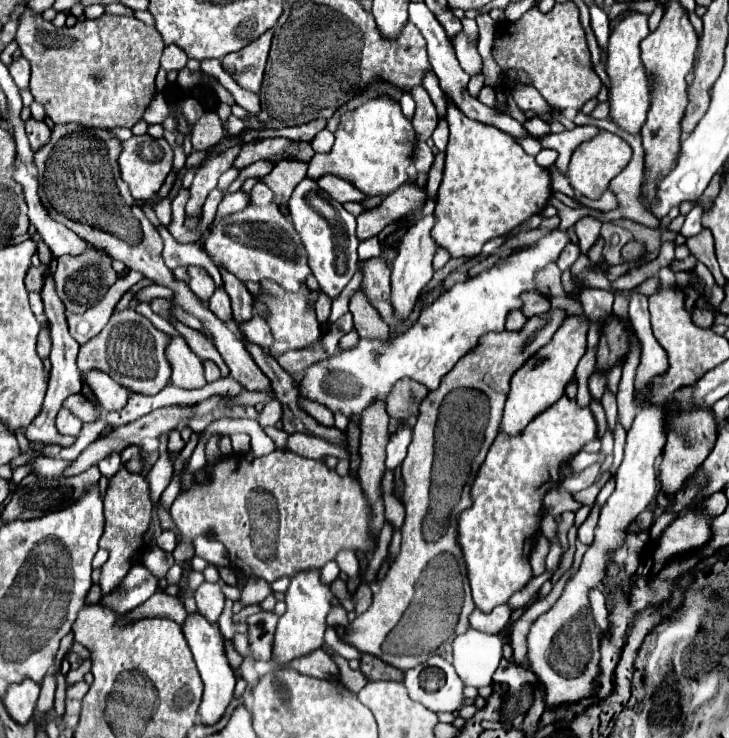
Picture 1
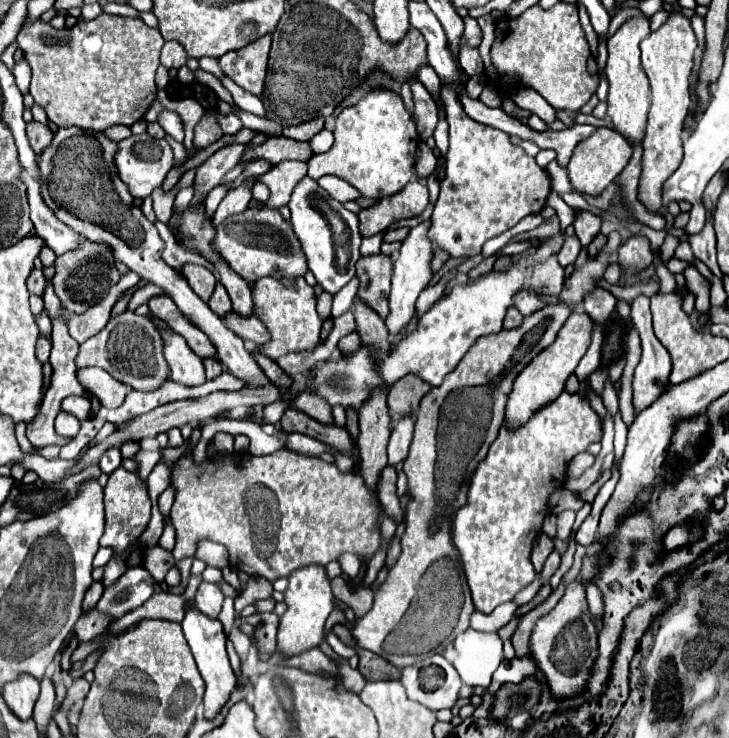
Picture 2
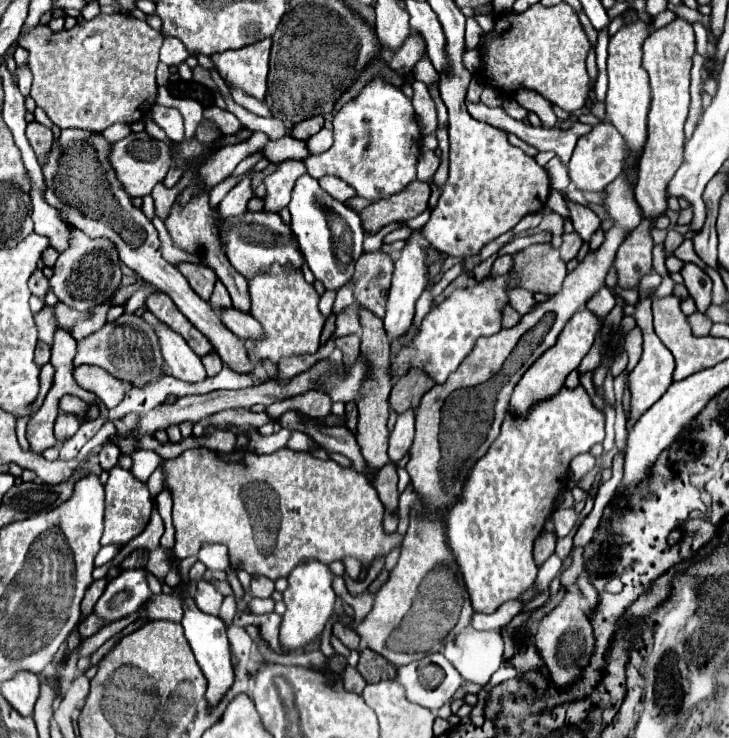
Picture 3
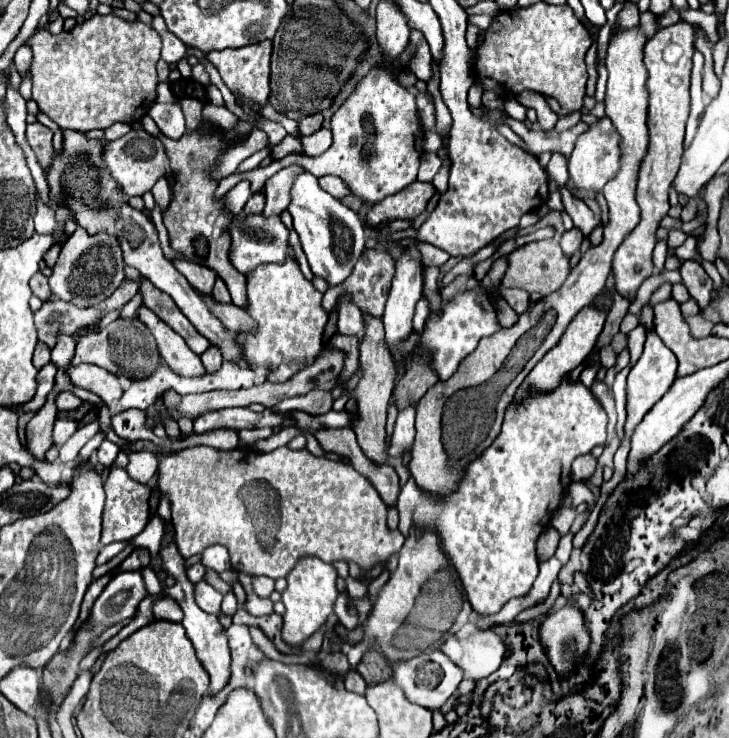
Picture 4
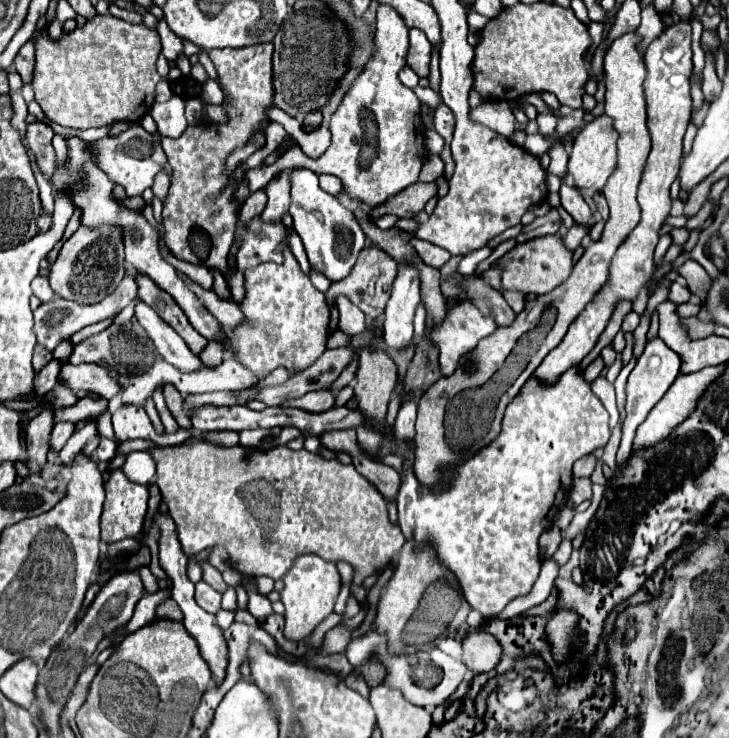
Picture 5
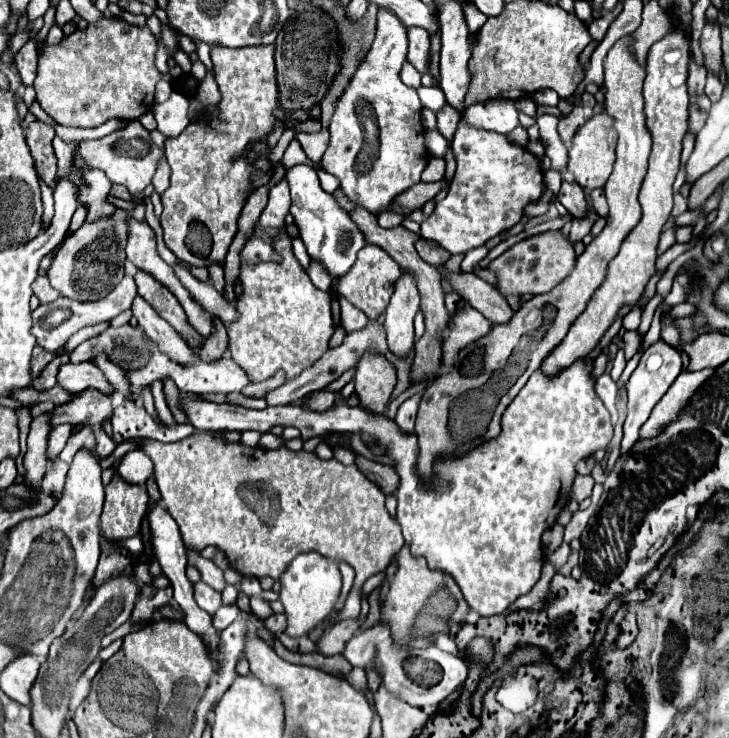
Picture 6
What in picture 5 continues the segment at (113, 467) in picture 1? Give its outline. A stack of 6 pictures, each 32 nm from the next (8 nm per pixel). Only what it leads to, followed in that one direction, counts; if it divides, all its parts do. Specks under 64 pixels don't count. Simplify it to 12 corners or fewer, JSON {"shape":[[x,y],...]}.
{"shape":[[102,438],[96,450],[100,462],[116,456],[118,444]]}

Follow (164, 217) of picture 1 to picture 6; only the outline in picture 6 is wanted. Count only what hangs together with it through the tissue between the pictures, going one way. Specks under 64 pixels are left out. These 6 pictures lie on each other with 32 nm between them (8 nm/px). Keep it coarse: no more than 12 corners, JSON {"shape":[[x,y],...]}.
{"shape":[[160,162],[152,184],[160,196],[170,184],[170,166]]}

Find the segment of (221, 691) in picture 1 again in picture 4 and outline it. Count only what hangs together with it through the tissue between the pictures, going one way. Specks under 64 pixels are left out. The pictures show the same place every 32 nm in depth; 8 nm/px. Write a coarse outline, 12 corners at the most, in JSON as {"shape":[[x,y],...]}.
{"shape":[[162,546],[168,596],[184,610],[182,626],[210,678],[208,696],[230,680],[230,648],[218,616],[194,602],[184,558]]}

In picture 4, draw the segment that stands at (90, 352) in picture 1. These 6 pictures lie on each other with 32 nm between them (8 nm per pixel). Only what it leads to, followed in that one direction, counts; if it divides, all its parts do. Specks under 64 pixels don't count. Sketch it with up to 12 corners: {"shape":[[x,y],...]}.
{"shape":[[118,318],[78,340],[72,364],[144,380],[160,364],[146,324]]}

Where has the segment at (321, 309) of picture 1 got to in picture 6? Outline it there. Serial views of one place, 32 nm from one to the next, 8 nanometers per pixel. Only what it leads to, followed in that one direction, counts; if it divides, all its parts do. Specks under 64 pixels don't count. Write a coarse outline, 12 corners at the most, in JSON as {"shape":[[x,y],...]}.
{"shape":[[368,244],[332,292],[376,320],[400,266]]}

